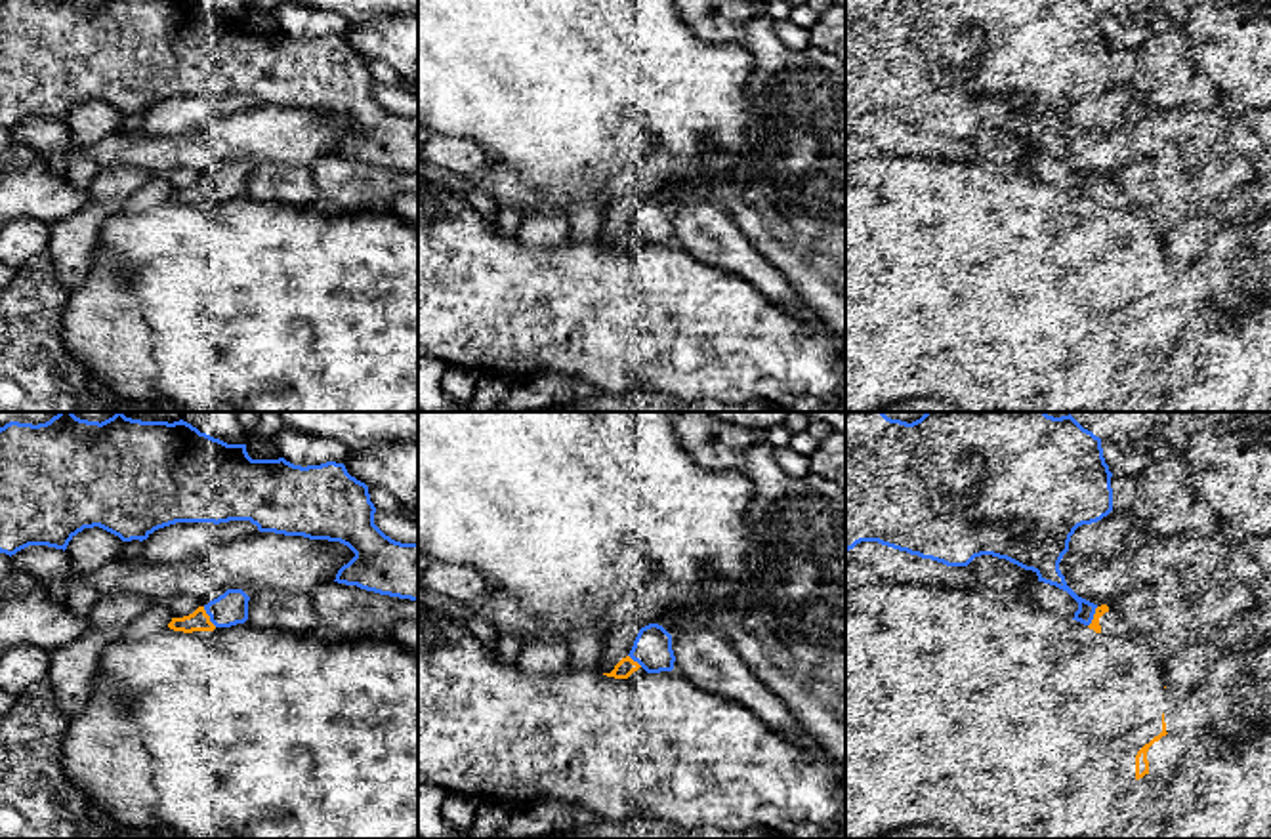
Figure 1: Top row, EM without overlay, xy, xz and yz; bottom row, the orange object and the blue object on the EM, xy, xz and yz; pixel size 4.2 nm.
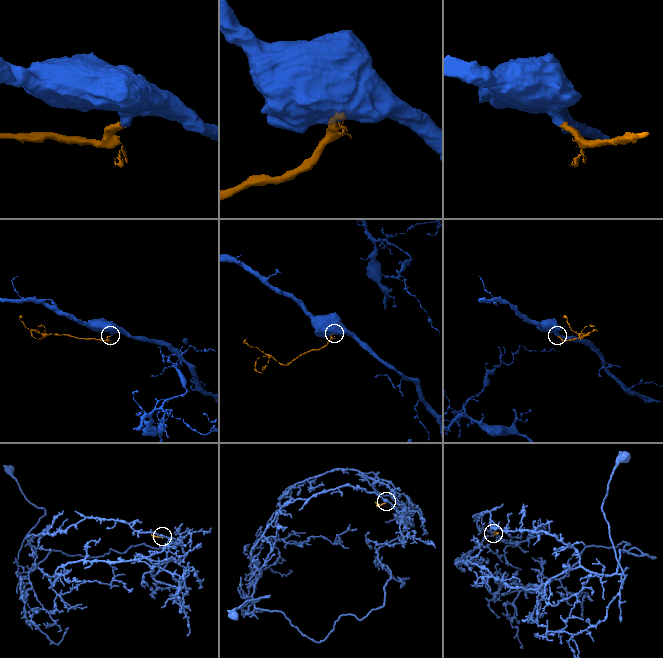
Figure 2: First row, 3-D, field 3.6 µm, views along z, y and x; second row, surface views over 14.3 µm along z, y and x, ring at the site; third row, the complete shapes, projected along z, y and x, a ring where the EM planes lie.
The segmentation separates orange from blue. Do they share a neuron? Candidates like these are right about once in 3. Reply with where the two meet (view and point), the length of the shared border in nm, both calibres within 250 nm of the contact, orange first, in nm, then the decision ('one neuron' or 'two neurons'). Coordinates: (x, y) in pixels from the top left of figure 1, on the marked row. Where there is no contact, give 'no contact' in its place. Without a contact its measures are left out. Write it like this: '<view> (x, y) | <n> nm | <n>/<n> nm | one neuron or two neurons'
xy (208, 616) | 110 nm | 90/140 nm | one neuron

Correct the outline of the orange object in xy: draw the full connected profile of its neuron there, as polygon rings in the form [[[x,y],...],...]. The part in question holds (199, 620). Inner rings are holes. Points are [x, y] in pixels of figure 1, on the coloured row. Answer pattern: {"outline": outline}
{"outline": [[[227,589],[218,599],[198,606],[193,614],[172,618],[168,624],[174,631],[214,631],[216,627],[231,627],[248,620],[250,597],[242,589]]]}

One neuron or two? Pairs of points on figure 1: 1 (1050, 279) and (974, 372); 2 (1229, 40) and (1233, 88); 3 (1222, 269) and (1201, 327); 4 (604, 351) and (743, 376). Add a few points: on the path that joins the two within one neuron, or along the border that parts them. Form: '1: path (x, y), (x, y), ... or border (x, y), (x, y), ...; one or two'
1: path (1027, 302), (1020, 309), (1020, 327), (997, 349); one
2: path (1233, 52), (1233, 77); one
3: path (1216, 283), (1201, 298), (1201, 313); one
4: path (638, 349), (663, 349), (670, 357), (708, 357); one

